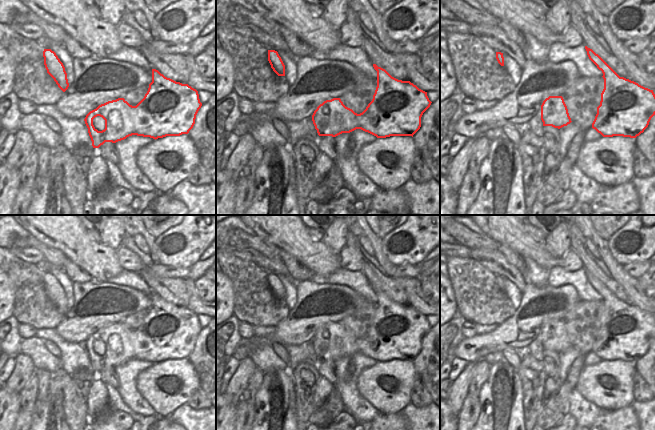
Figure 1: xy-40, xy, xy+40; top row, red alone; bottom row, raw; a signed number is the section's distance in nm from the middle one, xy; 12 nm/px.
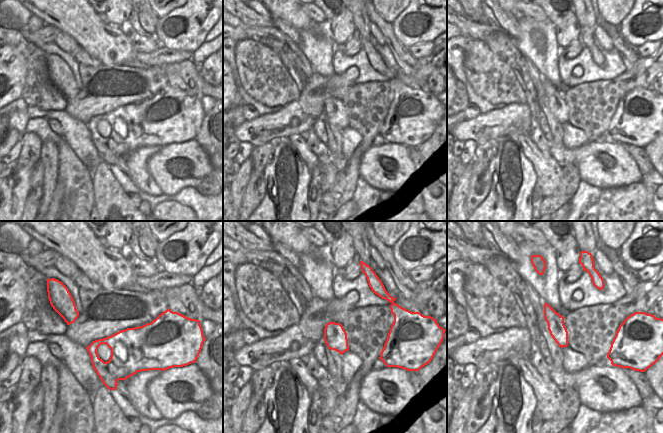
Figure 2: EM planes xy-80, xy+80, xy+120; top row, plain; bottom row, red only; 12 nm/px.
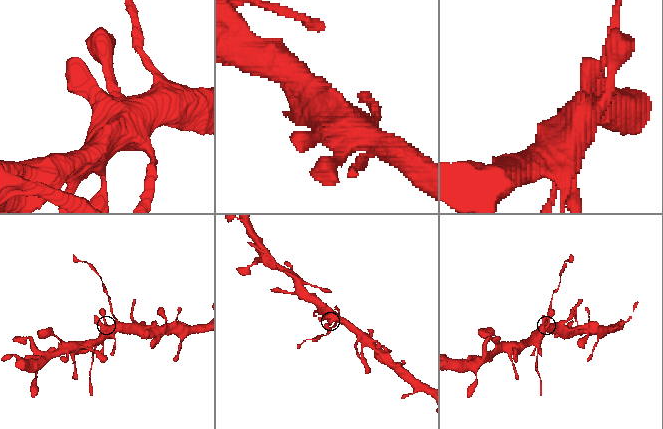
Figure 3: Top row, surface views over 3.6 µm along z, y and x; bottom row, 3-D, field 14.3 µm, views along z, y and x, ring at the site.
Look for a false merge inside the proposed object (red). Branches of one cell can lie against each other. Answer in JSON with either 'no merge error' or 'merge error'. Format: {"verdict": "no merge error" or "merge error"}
{"verdict": "merge error"}

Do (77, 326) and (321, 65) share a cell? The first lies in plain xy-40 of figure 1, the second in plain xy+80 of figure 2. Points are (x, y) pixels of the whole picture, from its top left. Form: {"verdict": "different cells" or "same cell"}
{"verdict": "different cells"}

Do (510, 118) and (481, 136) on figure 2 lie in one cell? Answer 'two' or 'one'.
one

